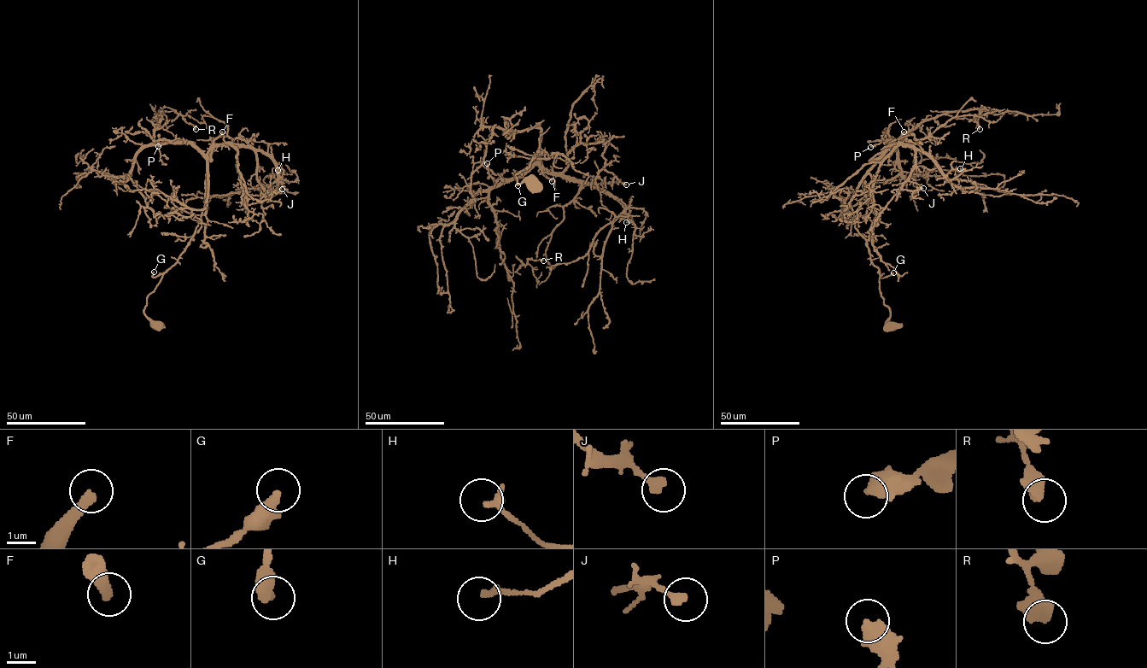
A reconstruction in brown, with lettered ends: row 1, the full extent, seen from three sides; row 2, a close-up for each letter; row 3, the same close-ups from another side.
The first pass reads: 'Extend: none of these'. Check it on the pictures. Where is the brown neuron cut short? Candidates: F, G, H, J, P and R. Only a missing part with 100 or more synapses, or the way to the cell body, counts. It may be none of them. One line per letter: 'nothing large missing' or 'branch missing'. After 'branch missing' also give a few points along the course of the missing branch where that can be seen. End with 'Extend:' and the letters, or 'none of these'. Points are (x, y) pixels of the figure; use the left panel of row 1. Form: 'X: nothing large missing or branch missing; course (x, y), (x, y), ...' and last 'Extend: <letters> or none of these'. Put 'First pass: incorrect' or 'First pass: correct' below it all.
F: branch missing; course (222, 131), (235, 116), (225, 126), (211, 126), (197, 116), (178, 118), (168, 143), (168, 156), (172, 163)
G: nothing large missing
H: nothing large missing
J: nothing large missing
P: nothing large missing
R: nothing large missing
Extend: F
First pass: incorrect

